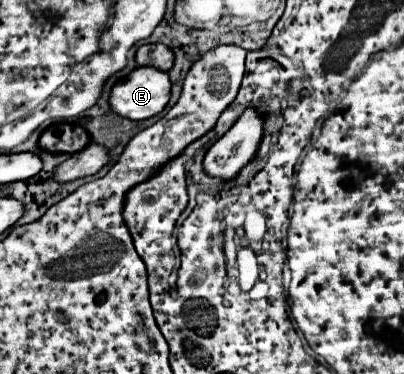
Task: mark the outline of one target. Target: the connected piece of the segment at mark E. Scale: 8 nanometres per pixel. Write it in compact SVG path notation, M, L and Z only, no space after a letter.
M152 66L136 68L130 78L112 88L110 106L124 118L146 120L166 108L170 90L172 82L168 78L168 72L160 72Z

